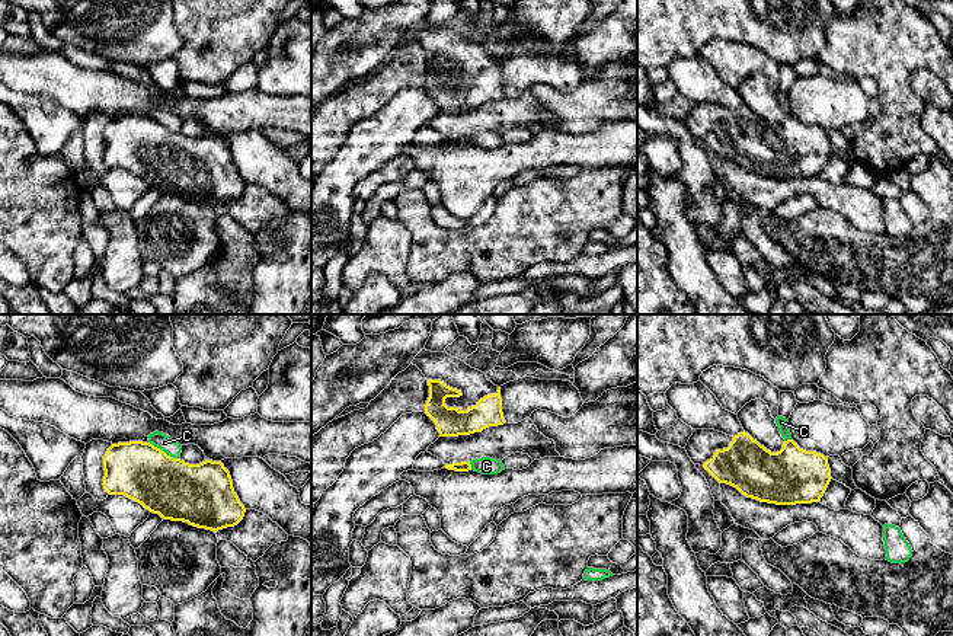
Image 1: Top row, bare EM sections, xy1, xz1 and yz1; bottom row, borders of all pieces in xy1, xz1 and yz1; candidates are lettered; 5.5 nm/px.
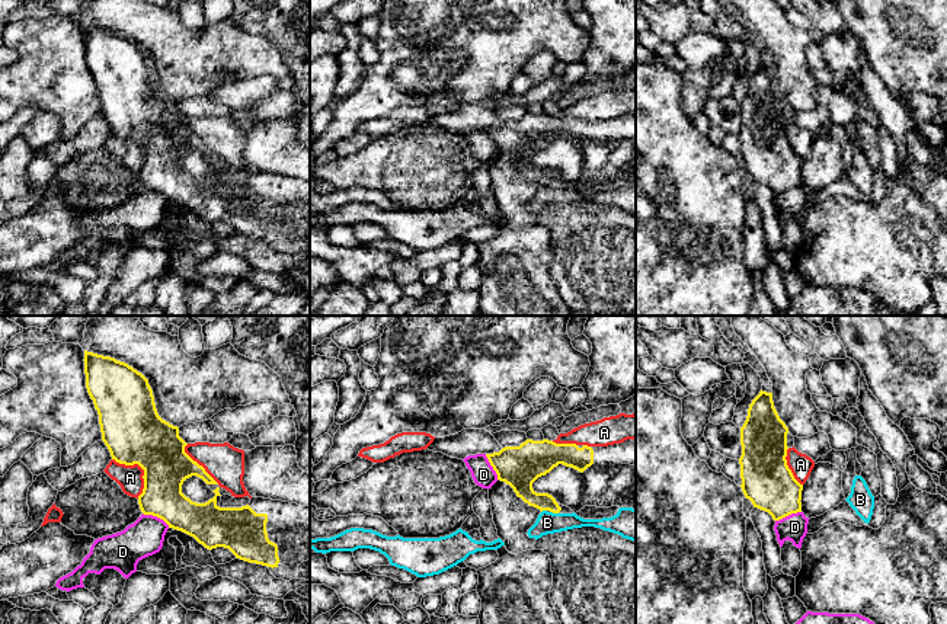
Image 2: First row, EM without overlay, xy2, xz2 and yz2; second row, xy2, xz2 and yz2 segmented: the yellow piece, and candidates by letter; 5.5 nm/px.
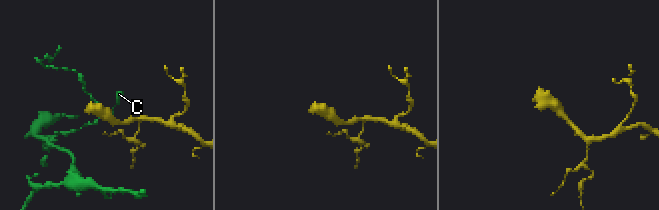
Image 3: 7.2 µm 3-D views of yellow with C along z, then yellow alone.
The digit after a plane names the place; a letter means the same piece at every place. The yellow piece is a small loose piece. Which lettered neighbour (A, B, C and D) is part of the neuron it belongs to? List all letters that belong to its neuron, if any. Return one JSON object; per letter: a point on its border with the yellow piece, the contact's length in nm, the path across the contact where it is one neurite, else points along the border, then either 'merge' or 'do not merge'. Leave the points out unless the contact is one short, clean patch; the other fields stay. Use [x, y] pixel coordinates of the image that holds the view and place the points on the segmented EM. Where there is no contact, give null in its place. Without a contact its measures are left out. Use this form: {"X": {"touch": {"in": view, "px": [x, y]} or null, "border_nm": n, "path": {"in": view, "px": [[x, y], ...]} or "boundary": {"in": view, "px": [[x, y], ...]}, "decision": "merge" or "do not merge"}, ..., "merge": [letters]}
{"A": {"touch": {"in": "xy2", "px": [141, 467]}, "border_nm": 260, "decision": "do not merge"}, "B": {"touch": {"in": "xz2", "px": [554, 512]}, "border_nm": 50, "boundary": {"in": "xz2", "px": [[550, 511], [557, 514]]}, "decision": "do not merge"}, "C": {"touch": {"in": "xy1", "px": [163, 451]}, "border_nm": 190, "boundary": {"in": "xy1", "px": [[149, 441], [178, 459]]}, "decision": "do not merge"}, "D": {"touch": {"in": "xy2", "px": [156, 515]}, "border_nm": 170, "boundary": {"in": "xy2", "px": [[143, 512], [159, 517], [169, 527]]}, "decision": "do not merge"}, "merge": []}

